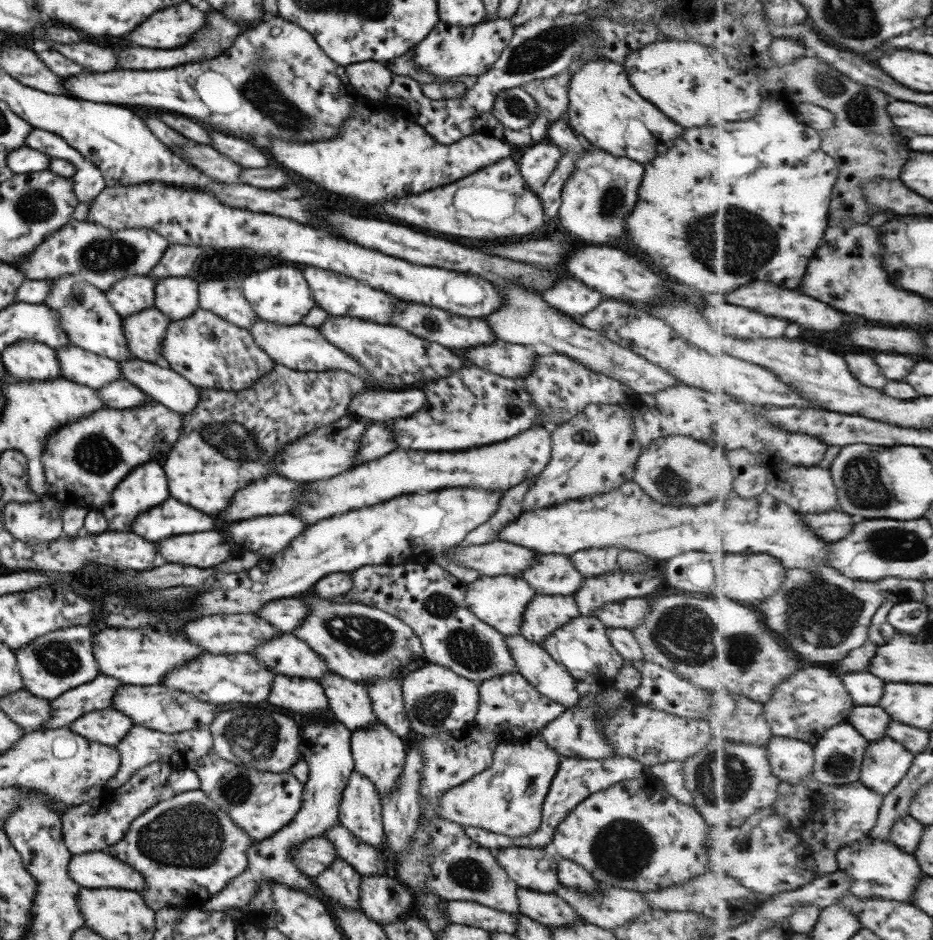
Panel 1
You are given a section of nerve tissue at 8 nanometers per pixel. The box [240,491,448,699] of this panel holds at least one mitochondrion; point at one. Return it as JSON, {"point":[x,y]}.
{"point":[366,635]}

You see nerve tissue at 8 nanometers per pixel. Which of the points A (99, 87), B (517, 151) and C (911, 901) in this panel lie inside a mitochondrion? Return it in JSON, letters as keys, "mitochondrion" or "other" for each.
{"A":"other","B":"other","C":"other"}

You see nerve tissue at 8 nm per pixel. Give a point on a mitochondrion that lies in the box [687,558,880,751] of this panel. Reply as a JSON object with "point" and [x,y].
{"point":[820,603]}

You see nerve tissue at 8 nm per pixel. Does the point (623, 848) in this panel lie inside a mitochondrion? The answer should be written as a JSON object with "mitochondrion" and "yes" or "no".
{"mitochondrion":"yes"}

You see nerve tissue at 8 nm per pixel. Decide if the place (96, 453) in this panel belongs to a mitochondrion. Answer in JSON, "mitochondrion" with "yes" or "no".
{"mitochondrion":"yes"}

